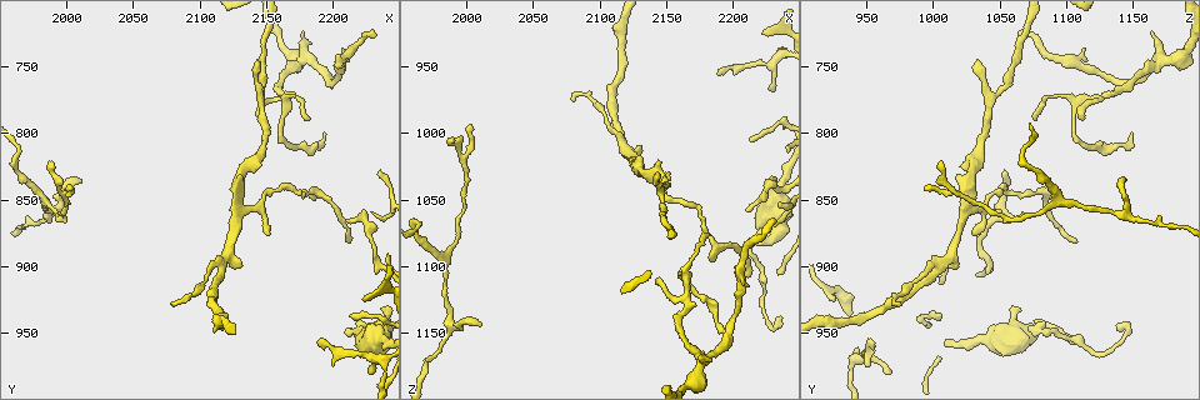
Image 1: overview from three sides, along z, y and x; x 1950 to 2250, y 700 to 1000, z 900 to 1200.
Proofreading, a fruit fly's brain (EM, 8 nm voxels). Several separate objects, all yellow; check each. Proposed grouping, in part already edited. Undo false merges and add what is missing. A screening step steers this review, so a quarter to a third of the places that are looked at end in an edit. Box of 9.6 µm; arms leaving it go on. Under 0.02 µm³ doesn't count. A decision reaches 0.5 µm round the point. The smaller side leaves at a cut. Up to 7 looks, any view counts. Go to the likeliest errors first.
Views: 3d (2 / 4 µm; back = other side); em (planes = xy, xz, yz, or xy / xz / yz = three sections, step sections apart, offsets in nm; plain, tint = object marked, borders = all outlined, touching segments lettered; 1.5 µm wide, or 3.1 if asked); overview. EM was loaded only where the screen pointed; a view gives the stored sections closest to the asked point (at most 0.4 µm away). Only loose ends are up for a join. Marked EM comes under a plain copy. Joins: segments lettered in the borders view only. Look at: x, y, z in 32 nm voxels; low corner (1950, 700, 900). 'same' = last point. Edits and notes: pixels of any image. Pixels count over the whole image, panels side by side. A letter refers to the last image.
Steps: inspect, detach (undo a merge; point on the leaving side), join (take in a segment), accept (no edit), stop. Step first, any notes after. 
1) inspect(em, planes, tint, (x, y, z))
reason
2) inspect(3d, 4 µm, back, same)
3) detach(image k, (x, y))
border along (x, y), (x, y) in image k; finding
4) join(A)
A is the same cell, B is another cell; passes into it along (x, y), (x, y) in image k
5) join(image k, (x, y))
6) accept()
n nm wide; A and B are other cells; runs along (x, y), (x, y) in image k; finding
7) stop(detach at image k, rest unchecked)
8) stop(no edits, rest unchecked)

inspect(3d, 4 µm, back, (1992, 820, 1006))
tapers out

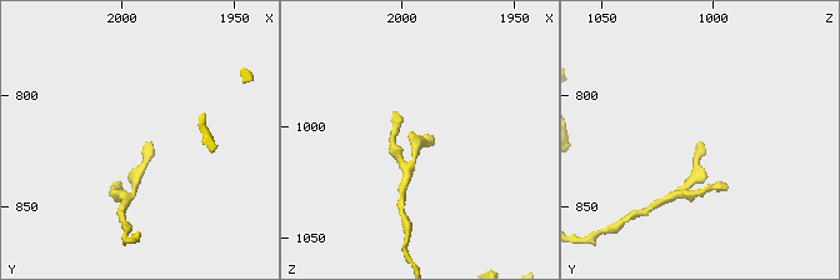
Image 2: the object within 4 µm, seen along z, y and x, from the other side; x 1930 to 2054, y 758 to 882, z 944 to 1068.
inspect(em, xy, step 8, tint, (1990, 822, 1006))
need the tissue

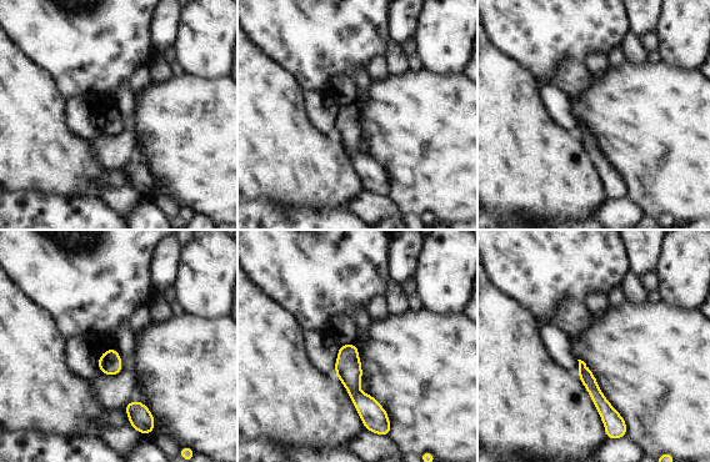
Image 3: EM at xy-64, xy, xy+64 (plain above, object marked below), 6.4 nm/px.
inspect(em, planes, borders, same)
another direction

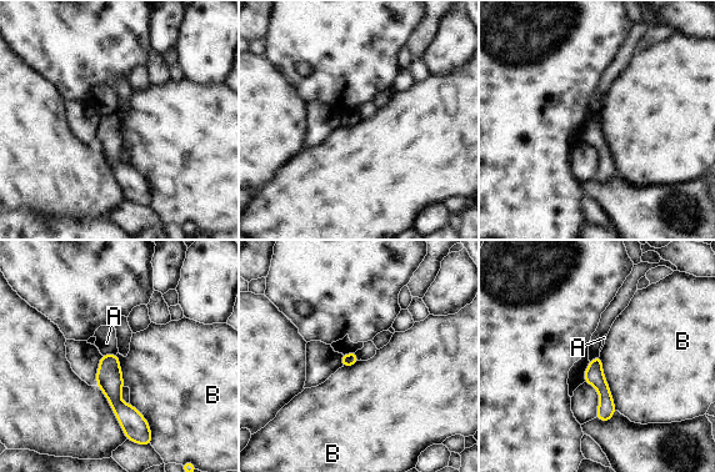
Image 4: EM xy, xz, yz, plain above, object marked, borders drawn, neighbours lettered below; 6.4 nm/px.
accept()
80 nm wide; A and B are other cells; runs along (104, 357), (113, 397), (133, 433) in image 4; no lettered segment goes on from it

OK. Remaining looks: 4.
inspect(3d, 2 µm, (2230, 728, 1062))
thin end

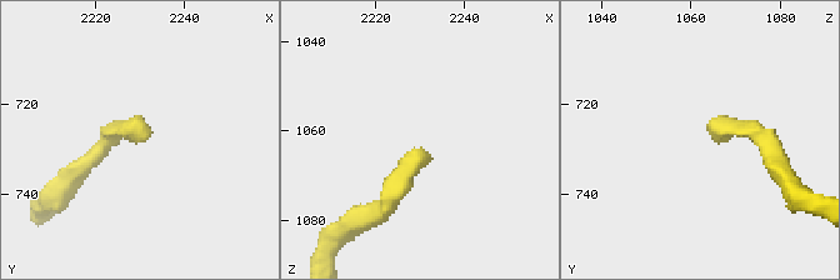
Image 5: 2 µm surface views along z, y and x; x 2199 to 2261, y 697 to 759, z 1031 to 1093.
inspect(em, xz, step 4, borders, (2231, 728, 1065))
shape alone is not enough

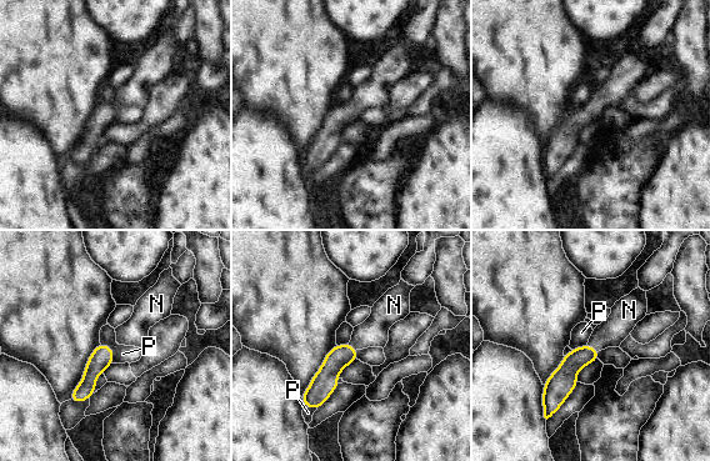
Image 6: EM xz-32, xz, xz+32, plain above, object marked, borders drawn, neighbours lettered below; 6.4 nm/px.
inspect(em, planes, borders, same)
another direction

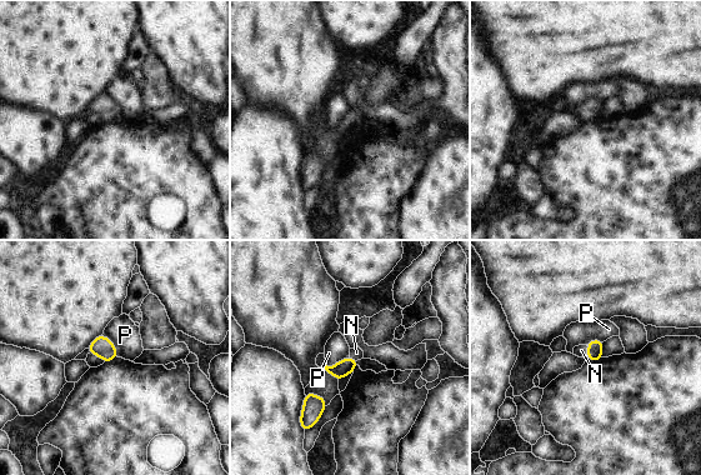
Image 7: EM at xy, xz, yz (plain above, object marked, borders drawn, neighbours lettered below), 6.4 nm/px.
join(N)
N is the same cell, P is another cell; passes into it along (595, 346), (587, 351), (581, 350) in image 7; the cell continues

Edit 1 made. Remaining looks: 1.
inspect(em, planes, borders, (2176, 746, 1170))
two arms in line, one across

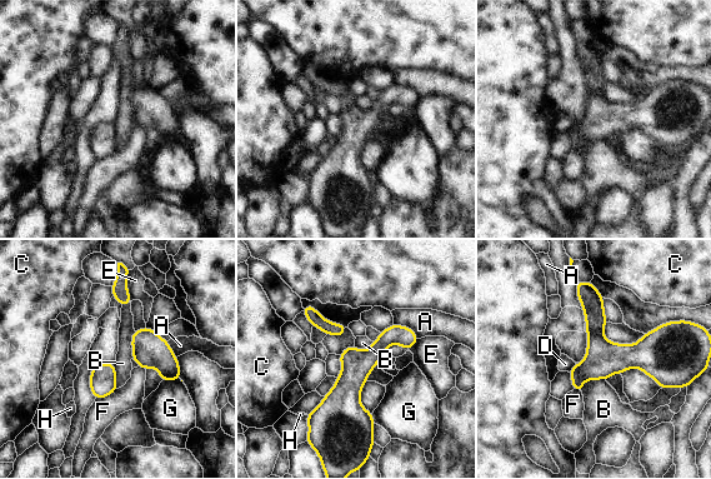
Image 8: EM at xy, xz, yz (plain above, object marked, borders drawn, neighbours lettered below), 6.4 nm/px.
accept()
A, B, C, D, E, F, G and H are other cells; runs along (410, 332), (354, 373), (350, 434) in image 8; continuous, no second cell

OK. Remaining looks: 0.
stop(join at image 7, rest unchecked)

